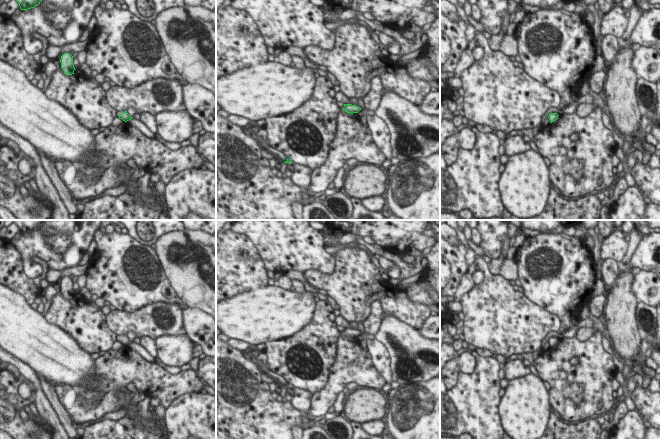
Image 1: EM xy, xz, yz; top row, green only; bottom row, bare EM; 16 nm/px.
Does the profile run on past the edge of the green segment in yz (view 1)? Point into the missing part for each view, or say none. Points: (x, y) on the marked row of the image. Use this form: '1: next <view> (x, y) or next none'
1: next none

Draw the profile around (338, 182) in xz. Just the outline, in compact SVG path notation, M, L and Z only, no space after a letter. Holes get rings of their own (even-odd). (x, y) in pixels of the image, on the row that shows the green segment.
M341 168L339 169L338 173L337 173L337 177L334 180L334 188L336 191L343 191L344 190L344 184L345 181L343 180L343 177L346 176L345 174L345 169Z

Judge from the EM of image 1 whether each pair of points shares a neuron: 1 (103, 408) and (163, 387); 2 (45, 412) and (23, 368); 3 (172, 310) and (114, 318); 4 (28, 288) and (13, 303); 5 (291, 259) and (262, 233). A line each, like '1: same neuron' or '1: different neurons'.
1: same neuron
2: same neuron
3: same neuron
4: different neurons
5: same neuron

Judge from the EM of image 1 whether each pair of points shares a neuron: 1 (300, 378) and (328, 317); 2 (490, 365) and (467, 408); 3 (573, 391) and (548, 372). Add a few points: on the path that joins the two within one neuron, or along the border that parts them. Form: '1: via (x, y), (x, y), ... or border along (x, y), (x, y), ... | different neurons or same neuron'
1: via (319, 375), (323, 368), (323, 336) | same neuron
2: via (486, 376), (482, 388), (475, 397) | same neuron
3: via (567, 385), (554, 372) | same neuron

